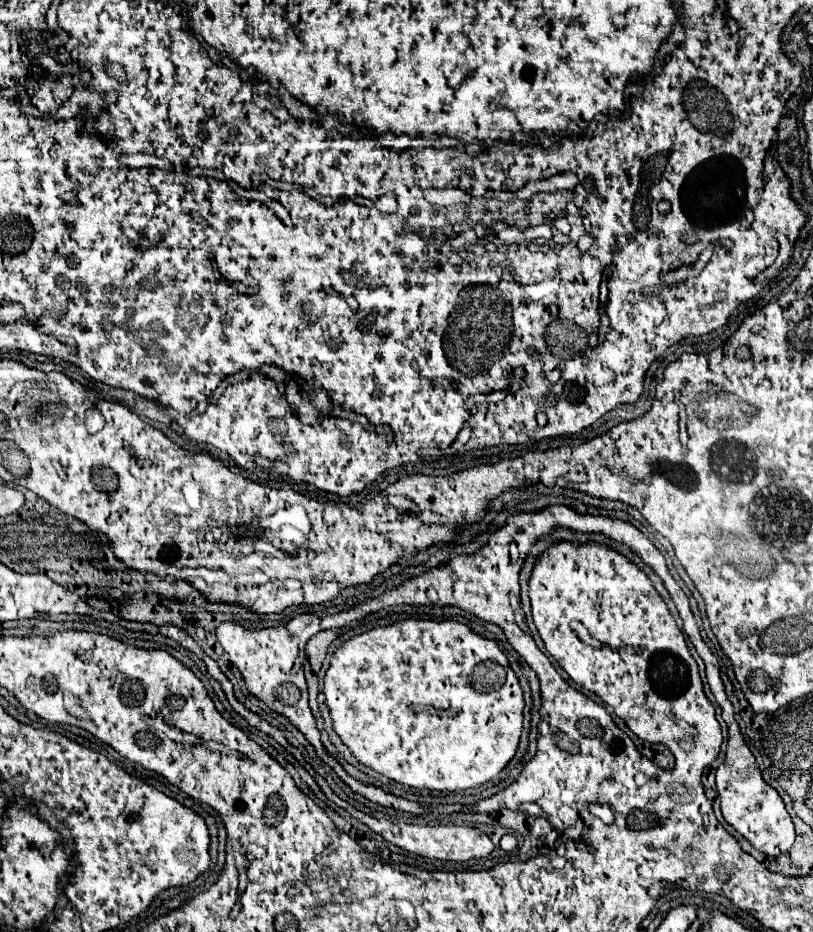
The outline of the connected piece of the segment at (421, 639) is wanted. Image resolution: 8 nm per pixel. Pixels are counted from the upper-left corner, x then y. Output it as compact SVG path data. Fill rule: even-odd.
M407 618L361 632L333 652L323 682L339 738L361 764L405 786L429 790L481 786L493 780L519 748L525 710L521 684L497 642L475 634L461 622Z

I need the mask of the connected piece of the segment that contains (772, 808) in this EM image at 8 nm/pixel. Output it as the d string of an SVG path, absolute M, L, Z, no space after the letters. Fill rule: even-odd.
M701 644L701 648L697 648L697 652L705 660L705 664L707 664L707 680L709 680L711 692L715 694L715 700L721 706L722 718L727 728L729 728L727 756L725 756L725 762L717 768L715 773L716 787L718 798L721 800L723 818L741 836L745 836L759 852L763 852L767 856L779 856L779 854L787 852L793 846L793 842L795 842L793 820L791 820L791 816L789 816L789 812L787 812L787 808L785 808L783 798L779 796L779 792L775 788L771 788L763 780L761 770L759 770L757 762L755 762L755 756L751 754L751 750L743 742L743 736L739 732L739 724L737 724L737 720L735 719L734 708L731 706L731 702L727 700L727 694L725 694L725 684L721 680L717 658L703 644Z

